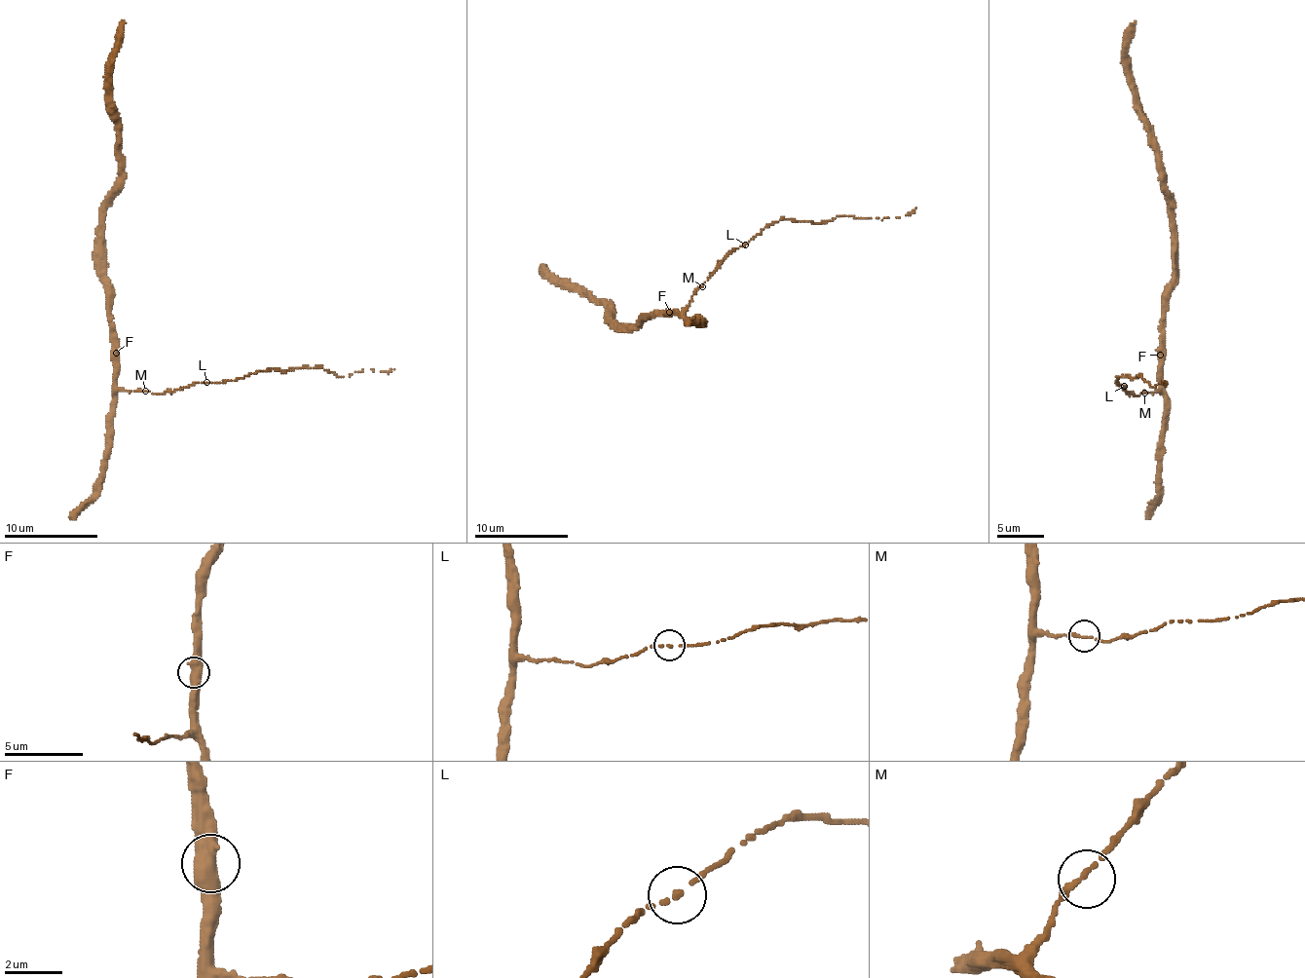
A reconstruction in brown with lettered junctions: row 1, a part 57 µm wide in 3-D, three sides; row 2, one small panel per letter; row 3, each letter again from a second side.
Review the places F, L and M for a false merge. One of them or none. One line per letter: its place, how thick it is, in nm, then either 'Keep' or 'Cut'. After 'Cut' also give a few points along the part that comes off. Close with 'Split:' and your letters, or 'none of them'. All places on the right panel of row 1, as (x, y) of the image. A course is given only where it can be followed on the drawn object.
F: Place: (1160, 355). Thickness 480 nm. Keep
L: Place: (1124, 386). Thickness 170 nm. Keep
M: Place: (1144, 393). Thickness 190 nm. Keep
Split: none of them

